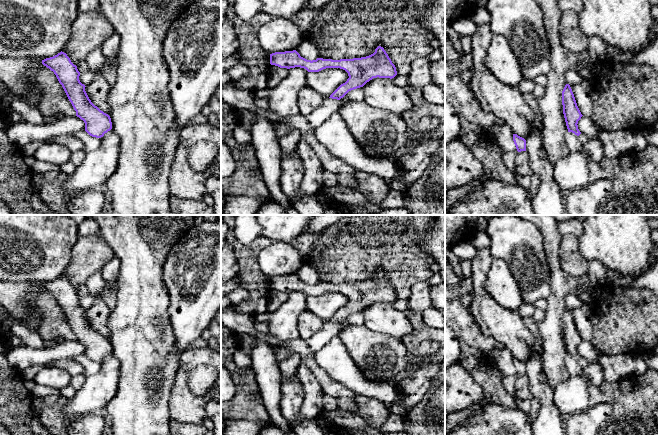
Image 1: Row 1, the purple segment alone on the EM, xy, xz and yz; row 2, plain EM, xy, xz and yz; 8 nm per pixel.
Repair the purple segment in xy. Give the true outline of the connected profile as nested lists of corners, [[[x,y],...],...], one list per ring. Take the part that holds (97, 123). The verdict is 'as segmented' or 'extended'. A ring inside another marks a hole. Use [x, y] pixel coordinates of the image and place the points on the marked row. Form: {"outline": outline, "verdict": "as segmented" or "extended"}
{"outline": [[[66,53],[42,60],[42,64],[56,75],[62,85],[76,116],[85,123],[85,131],[92,137],[101,138],[112,129],[111,118],[89,99],[85,85],[79,80],[80,72]]], "verdict": "as segmented"}

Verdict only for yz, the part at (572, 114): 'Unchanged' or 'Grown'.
Grown

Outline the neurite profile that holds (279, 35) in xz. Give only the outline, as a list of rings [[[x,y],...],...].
[[[272,18],[258,29],[260,45],[269,54],[296,50],[304,38],[291,19]]]

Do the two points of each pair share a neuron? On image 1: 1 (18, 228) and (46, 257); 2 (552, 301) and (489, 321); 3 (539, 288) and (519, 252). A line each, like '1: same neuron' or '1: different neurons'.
1: same neuron
2: different neurons
3: same neuron

